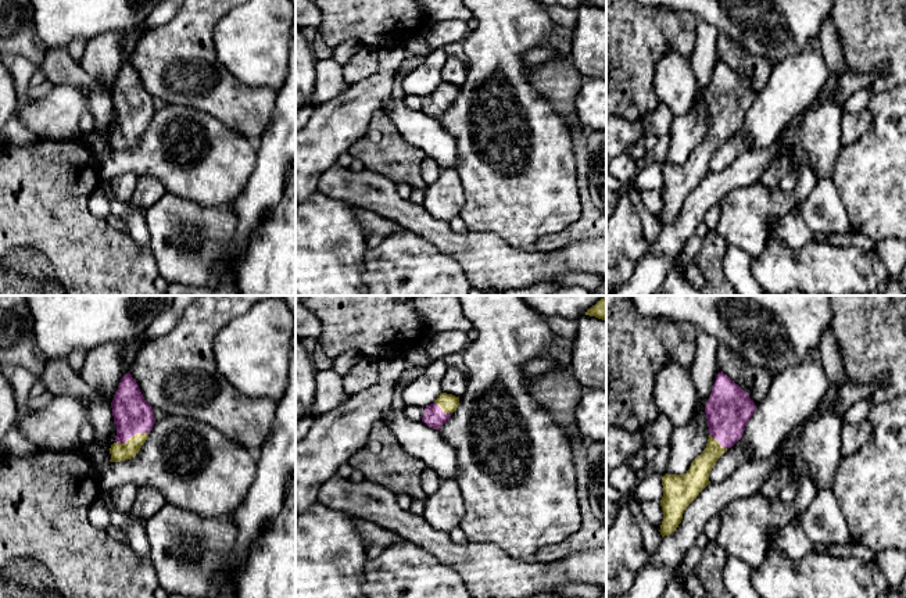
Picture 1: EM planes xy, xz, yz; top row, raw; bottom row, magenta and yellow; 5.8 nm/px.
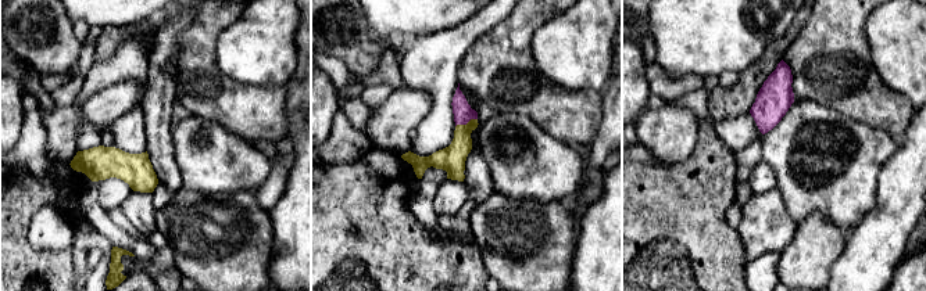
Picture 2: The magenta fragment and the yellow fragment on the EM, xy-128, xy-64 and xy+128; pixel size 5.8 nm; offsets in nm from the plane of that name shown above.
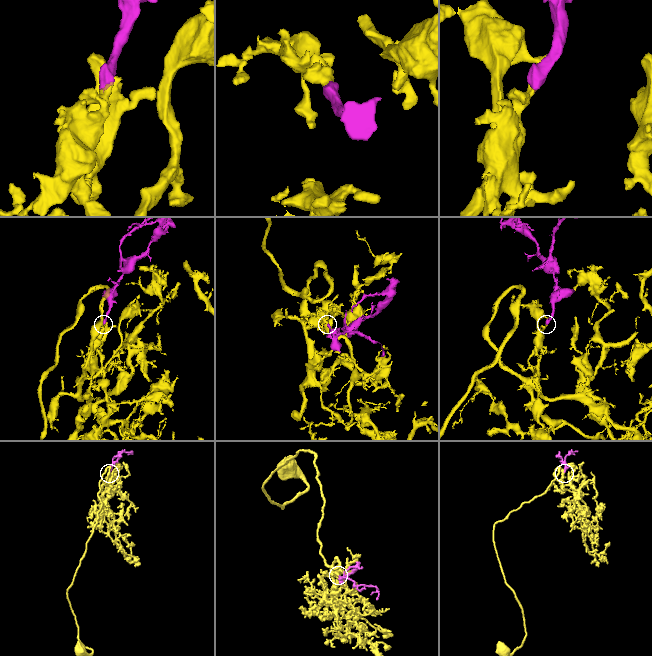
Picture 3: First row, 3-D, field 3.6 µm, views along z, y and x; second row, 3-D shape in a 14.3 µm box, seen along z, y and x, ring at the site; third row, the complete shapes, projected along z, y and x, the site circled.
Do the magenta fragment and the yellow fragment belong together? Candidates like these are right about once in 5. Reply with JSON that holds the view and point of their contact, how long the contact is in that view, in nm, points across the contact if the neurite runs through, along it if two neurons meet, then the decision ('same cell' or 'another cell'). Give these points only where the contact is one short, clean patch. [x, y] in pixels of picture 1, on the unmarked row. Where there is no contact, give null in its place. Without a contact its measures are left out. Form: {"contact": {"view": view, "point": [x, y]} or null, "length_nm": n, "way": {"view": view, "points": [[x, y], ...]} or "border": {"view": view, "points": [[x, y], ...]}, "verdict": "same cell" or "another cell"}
{"contact": {"view": "xy", "point": [131, 125]}, "length_nm": 200, "way": {"view": "xy", "points": [[132, 103], [131, 125], [128, 139]]}, "verdict": "same cell"}

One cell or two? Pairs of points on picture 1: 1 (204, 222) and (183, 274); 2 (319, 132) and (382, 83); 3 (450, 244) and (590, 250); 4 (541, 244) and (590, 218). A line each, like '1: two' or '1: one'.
1: one
2: one
3: one
4: one

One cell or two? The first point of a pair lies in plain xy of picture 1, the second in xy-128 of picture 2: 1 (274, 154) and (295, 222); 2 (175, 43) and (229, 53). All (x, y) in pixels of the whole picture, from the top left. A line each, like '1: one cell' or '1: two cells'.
1: one cell
2: two cells

